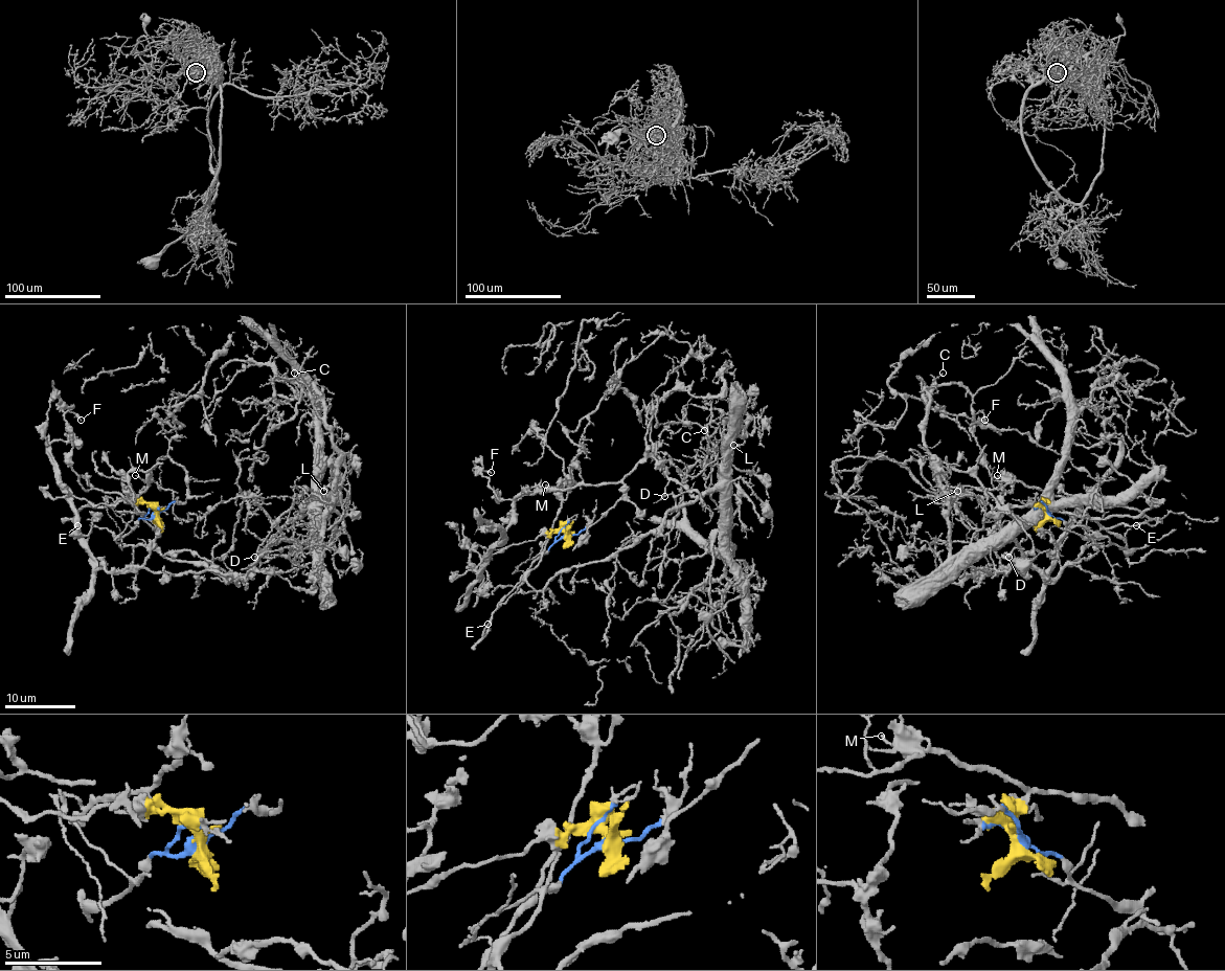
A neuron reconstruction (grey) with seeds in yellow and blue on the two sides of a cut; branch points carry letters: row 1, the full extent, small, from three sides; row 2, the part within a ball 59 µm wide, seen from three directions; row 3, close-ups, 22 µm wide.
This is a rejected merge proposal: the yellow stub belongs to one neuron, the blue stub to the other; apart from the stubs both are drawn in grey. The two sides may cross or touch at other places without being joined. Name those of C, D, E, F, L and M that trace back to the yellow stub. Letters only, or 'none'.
E, F, M

